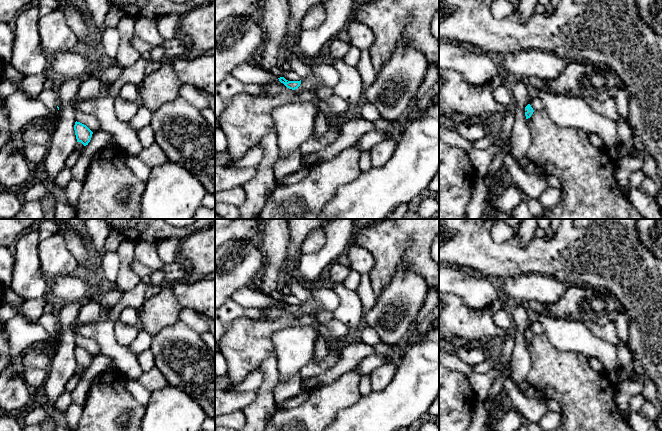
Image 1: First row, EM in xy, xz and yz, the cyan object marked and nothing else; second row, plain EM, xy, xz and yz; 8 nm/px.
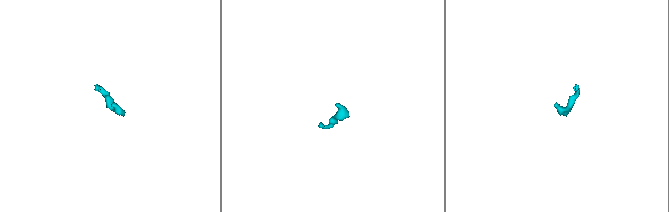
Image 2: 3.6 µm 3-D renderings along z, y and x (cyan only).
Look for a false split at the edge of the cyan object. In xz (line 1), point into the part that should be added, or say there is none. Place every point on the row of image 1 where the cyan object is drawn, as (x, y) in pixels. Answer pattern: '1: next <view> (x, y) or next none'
1: next none

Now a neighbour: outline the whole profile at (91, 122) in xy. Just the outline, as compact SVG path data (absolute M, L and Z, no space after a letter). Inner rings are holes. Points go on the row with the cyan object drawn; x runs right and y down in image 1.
M75 109L75 121L86 125L92 132L101 129L99 121L94 116L85 114L78 109Z

